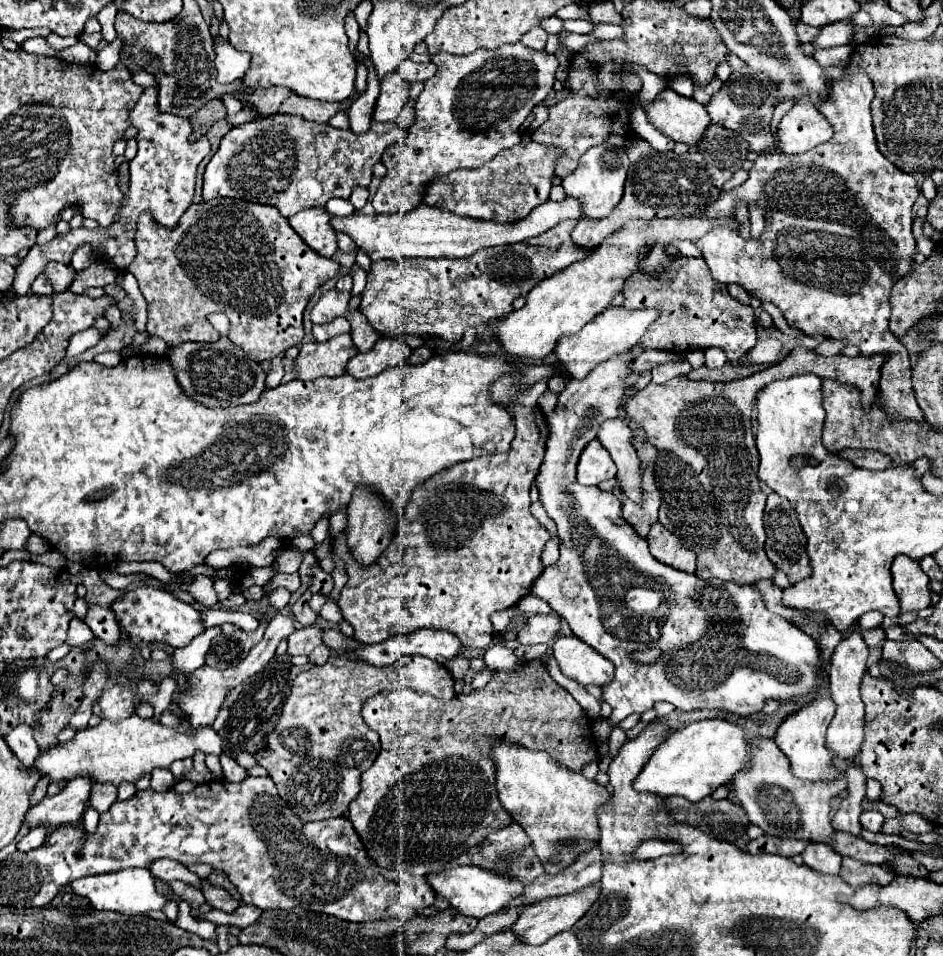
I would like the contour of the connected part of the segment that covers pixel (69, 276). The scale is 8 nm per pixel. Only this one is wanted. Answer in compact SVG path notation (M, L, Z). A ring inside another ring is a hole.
M49 262L45 266L43 274L49 278L53 292L65 292L69 288L69 284L73 282L75 270L71 264L67 266L67 264L59 264L59 262Z

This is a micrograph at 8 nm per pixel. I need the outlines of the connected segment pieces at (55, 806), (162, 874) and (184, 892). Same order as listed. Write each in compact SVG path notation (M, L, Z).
M89 778L69 780L59 794L45 796L41 802L31 806L23 818L23 824L27 824L29 828L35 826L57 828L65 824L75 824L81 820L89 796L91 796Z
M159 858L157 862L153 862L153 866L149 866L149 872L157 878L161 878L163 882L171 882L171 880L183 880L195 888L201 886L201 880L197 874L189 872L187 866L183 866L181 862L169 860L169 858Z
M171 882L169 886L179 894L179 898L183 898L185 902L189 902L191 908L199 908L205 902L201 890L191 890L191 886L185 886L183 882Z

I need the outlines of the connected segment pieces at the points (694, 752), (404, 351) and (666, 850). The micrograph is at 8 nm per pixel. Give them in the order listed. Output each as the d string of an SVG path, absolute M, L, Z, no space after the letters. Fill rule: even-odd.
M711 718L687 724L669 734L651 754L641 774L633 780L637 792L651 792L657 796L683 796L689 802L699 802L717 786L727 784L749 762L747 740L743 728L723 718Z
M379 338L369 352L359 352L349 360L347 374L357 380L373 378L389 368L407 362L411 352L411 346L401 338Z
M645 840L637 846L637 850L631 854L631 858L649 860L649 858L659 858L659 856L679 856L679 854L683 854L683 846L677 842Z

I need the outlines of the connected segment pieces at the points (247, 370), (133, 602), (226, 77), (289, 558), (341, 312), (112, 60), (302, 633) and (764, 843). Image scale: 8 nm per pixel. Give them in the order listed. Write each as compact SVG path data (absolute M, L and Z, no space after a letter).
M221 338L213 344L183 342L169 348L167 360L175 370L175 378L191 400L209 406L209 408L231 408L239 404L257 402L265 390L265 372L255 362L249 360L243 350L233 346L227 338Z
M141 586L125 592L111 604L111 610L115 612L119 626L127 632L127 636L145 642L167 642L173 648L187 646L197 634L205 630L201 624L201 614L191 604L185 604L171 592L153 586Z
M221 34L215 36L215 68L217 68L217 80L227 84L237 78L241 78L251 62L251 54L239 52L237 48L231 46L227 38Z
M287 548L287 550L281 550L279 554L277 554L277 570L279 572L297 572L299 570L299 566L301 566L301 562L303 562L303 556L305 556L307 552L299 552L299 550L291 550L291 548Z
M329 290L327 294L323 294L321 300L315 304L315 308L311 310L313 324L327 324L337 316L349 316L347 310L349 298L351 298L349 292L337 292L337 290Z
M117 36L111 44L107 44L107 46L97 54L97 66L101 66L101 70L111 70L111 68L119 62L121 48L123 48L123 38Z
M315 626L299 628L287 638L287 642L289 642L289 648L287 648L289 656L311 654L321 644L321 628L315 628Z
M761 836L757 840L751 840L747 846L749 854L779 854L793 858L805 850L805 846L811 842L801 842L801 840L785 840L785 838L773 838L773 836Z

